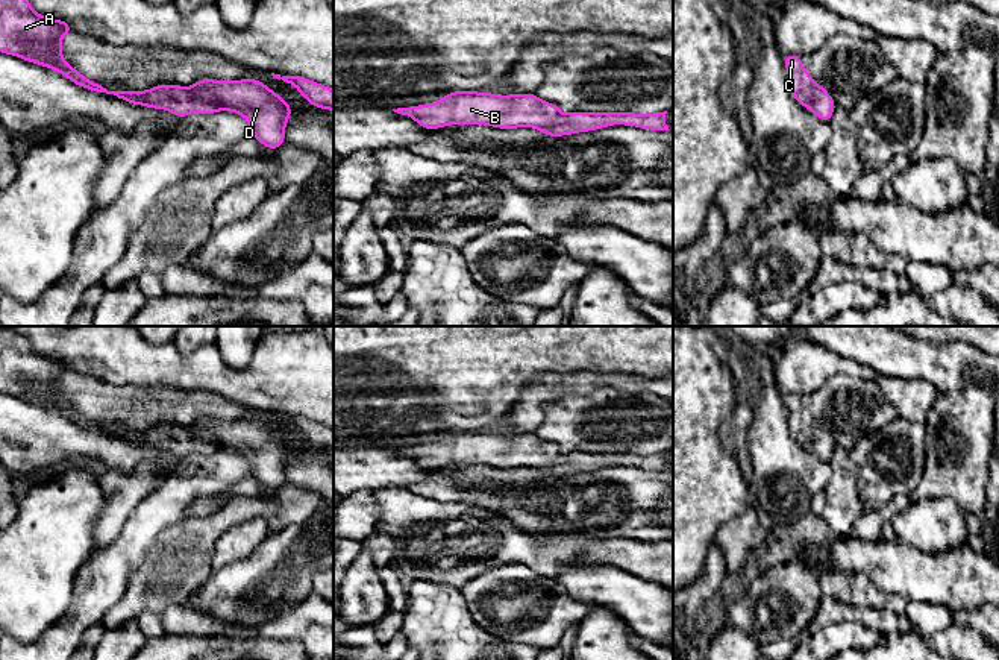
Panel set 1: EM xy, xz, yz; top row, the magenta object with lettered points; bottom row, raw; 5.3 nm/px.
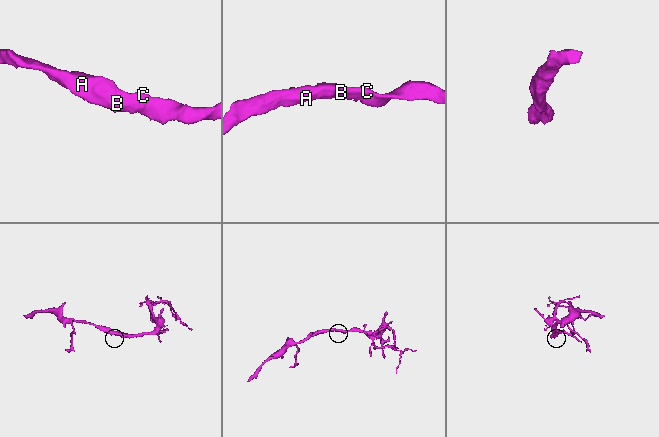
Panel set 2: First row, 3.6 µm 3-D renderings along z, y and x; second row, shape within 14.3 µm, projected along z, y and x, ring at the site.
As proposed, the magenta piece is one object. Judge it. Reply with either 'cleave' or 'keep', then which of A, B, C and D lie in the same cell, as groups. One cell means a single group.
keep; A B C D

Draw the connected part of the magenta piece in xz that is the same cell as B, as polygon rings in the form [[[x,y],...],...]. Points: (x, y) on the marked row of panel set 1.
[[[453,91],[446,93],[446,96],[434,103],[406,106],[393,109],[397,114],[414,118],[420,127],[424,129],[440,129],[449,124],[485,124],[499,129],[517,129],[517,127],[535,127],[547,137],[562,137],[579,132],[590,132],[596,129],[603,129],[611,124],[635,126],[649,130],[670,130],[665,124],[664,112],[653,112],[650,115],[637,112],[581,112],[573,111],[562,114],[555,103],[544,102],[535,96],[535,93],[525,93],[518,96],[506,94],[491,94],[478,91]]]

